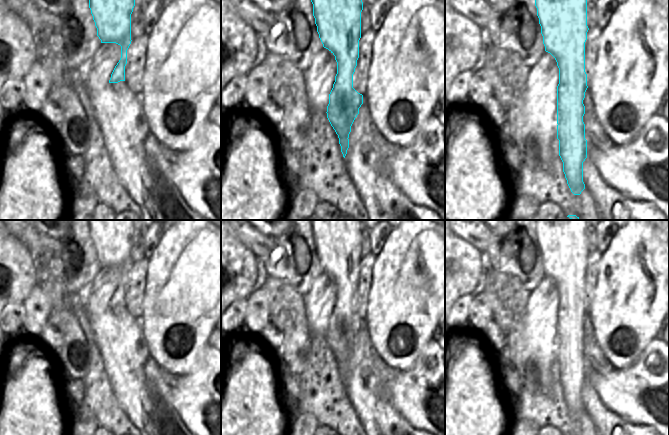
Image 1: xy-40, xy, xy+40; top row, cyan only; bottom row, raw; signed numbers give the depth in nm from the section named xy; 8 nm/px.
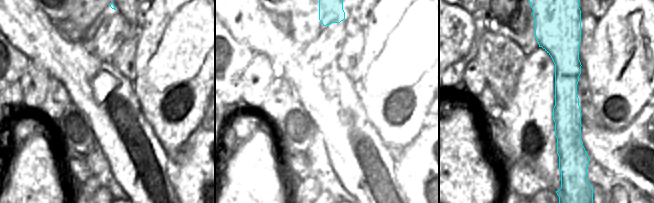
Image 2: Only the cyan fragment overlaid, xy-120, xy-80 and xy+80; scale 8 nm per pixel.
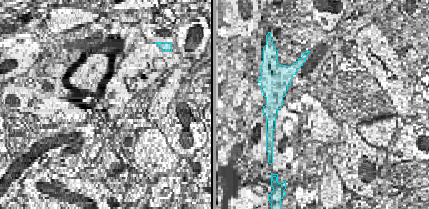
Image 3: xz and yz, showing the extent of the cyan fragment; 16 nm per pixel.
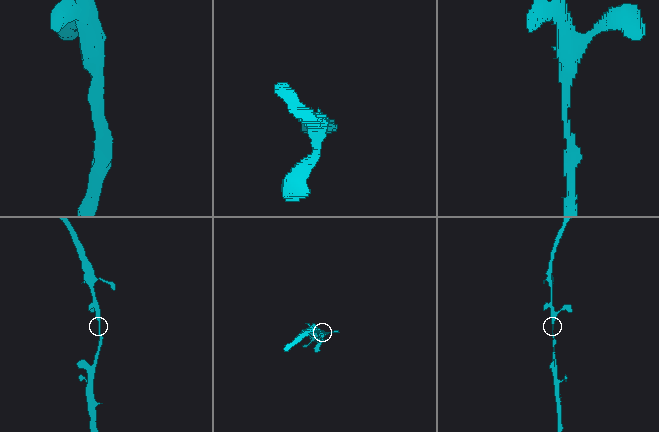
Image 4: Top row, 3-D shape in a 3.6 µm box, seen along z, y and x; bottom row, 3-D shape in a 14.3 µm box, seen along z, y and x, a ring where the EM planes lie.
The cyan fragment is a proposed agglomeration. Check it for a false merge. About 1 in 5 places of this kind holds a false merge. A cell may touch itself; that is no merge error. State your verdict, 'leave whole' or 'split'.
leave whole

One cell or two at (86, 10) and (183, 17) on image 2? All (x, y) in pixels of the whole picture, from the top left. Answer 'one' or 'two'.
two

